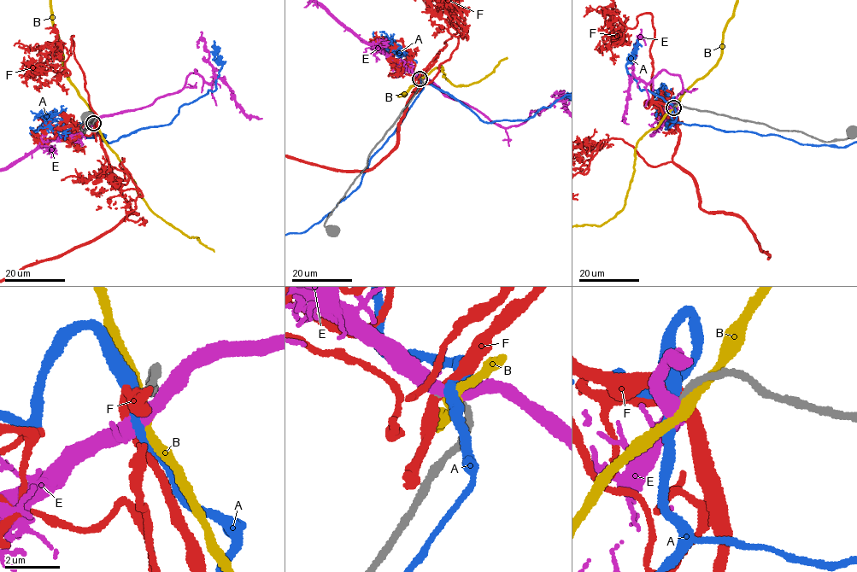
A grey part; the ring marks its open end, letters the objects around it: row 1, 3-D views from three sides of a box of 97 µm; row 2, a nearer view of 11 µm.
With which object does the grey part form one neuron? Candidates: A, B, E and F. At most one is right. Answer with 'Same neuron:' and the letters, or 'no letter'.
Same neuron: E

